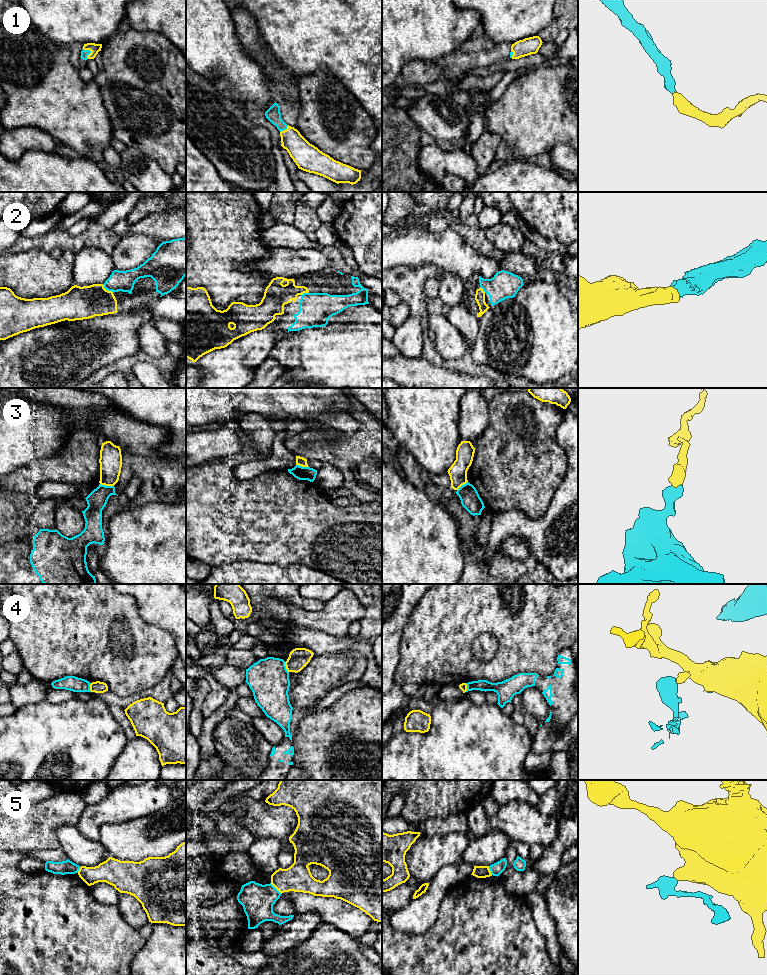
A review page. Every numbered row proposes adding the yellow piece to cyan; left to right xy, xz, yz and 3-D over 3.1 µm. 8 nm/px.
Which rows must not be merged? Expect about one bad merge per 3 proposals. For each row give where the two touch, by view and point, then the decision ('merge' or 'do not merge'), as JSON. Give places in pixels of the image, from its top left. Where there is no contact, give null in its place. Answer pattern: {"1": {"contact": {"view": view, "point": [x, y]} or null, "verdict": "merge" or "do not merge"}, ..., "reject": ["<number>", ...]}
{"1": {"contact": {"view": "xy", "point": [90, 51]}, "verdict": "merge"}, "2": {"contact": {"view": "xy", "point": [107, 289]}, "verdict": "merge"}, "3": {"contact": {"view": "xy", "point": [107, 486]}, "verdict": "do not merge"}, "4": {"contact": {"view": "xz", "point": [285, 667]}, "verdict": "do not merge"}, "5": {"contact": {"view": "xz", "point": [275, 888]}, "verdict": "do not merge"}, "reject": ["3", "4", "5"]}

